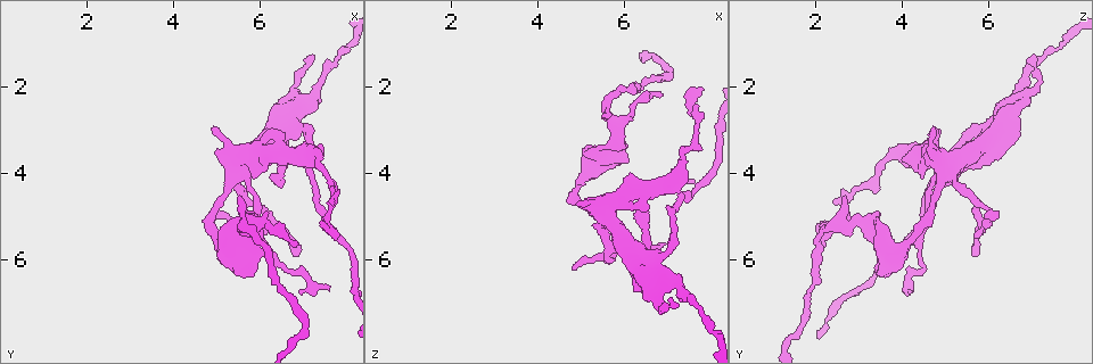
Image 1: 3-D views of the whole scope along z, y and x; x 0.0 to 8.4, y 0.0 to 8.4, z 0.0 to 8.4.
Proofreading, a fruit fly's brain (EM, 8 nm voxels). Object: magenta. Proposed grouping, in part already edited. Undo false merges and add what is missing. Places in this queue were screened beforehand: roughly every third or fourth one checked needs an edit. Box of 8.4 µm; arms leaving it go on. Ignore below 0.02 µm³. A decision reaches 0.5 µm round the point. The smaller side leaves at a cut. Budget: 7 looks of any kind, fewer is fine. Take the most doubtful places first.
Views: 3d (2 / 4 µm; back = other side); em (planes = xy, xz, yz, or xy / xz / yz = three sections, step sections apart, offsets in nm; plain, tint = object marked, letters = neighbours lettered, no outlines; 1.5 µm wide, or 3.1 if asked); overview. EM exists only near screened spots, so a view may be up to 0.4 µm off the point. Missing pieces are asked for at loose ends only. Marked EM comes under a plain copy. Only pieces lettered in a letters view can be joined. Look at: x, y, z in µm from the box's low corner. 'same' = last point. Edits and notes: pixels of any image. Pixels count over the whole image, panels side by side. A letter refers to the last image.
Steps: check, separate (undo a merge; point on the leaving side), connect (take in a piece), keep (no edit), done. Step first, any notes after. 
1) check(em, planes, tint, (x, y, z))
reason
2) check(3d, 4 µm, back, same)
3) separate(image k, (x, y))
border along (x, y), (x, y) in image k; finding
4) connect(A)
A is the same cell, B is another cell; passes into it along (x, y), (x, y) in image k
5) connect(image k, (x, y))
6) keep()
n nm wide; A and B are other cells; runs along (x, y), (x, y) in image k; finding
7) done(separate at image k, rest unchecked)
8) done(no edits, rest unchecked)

check(3d, 2 µm, (7.15, 1.25, 7.10))
free end

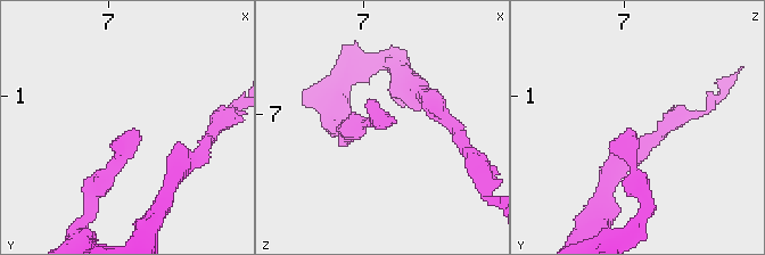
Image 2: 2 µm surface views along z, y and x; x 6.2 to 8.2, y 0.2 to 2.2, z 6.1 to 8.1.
check(em, planes, letters, (7.22, 1.26, 7.08))

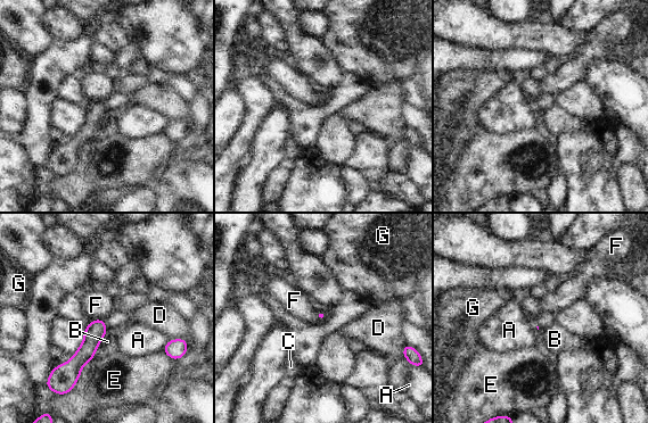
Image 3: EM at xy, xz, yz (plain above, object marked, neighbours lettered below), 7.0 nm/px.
keep()
A, B, C, D, E, F and G are other cells; runs along (100, 322), (88, 349), (62, 368) in image 3; no lettered piece goes on from it

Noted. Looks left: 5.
check(em, planes, letters, (4.95, 3.45, 4.75))
free end

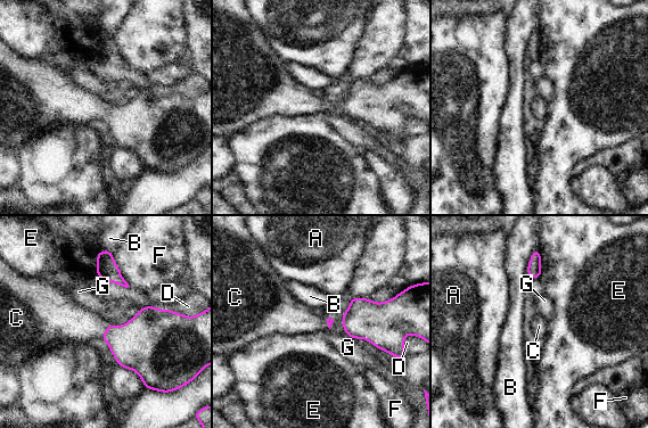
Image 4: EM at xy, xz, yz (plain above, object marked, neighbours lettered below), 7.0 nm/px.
connect(C)
F touches over 300 nm; C is the same cell, A, B, D, E, F and G are other cells; passes into it along (138, 345), (106, 330), (72, 323) in image 4; the neuron continues

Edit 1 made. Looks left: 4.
done(connect at image 4, rest unchecked)

